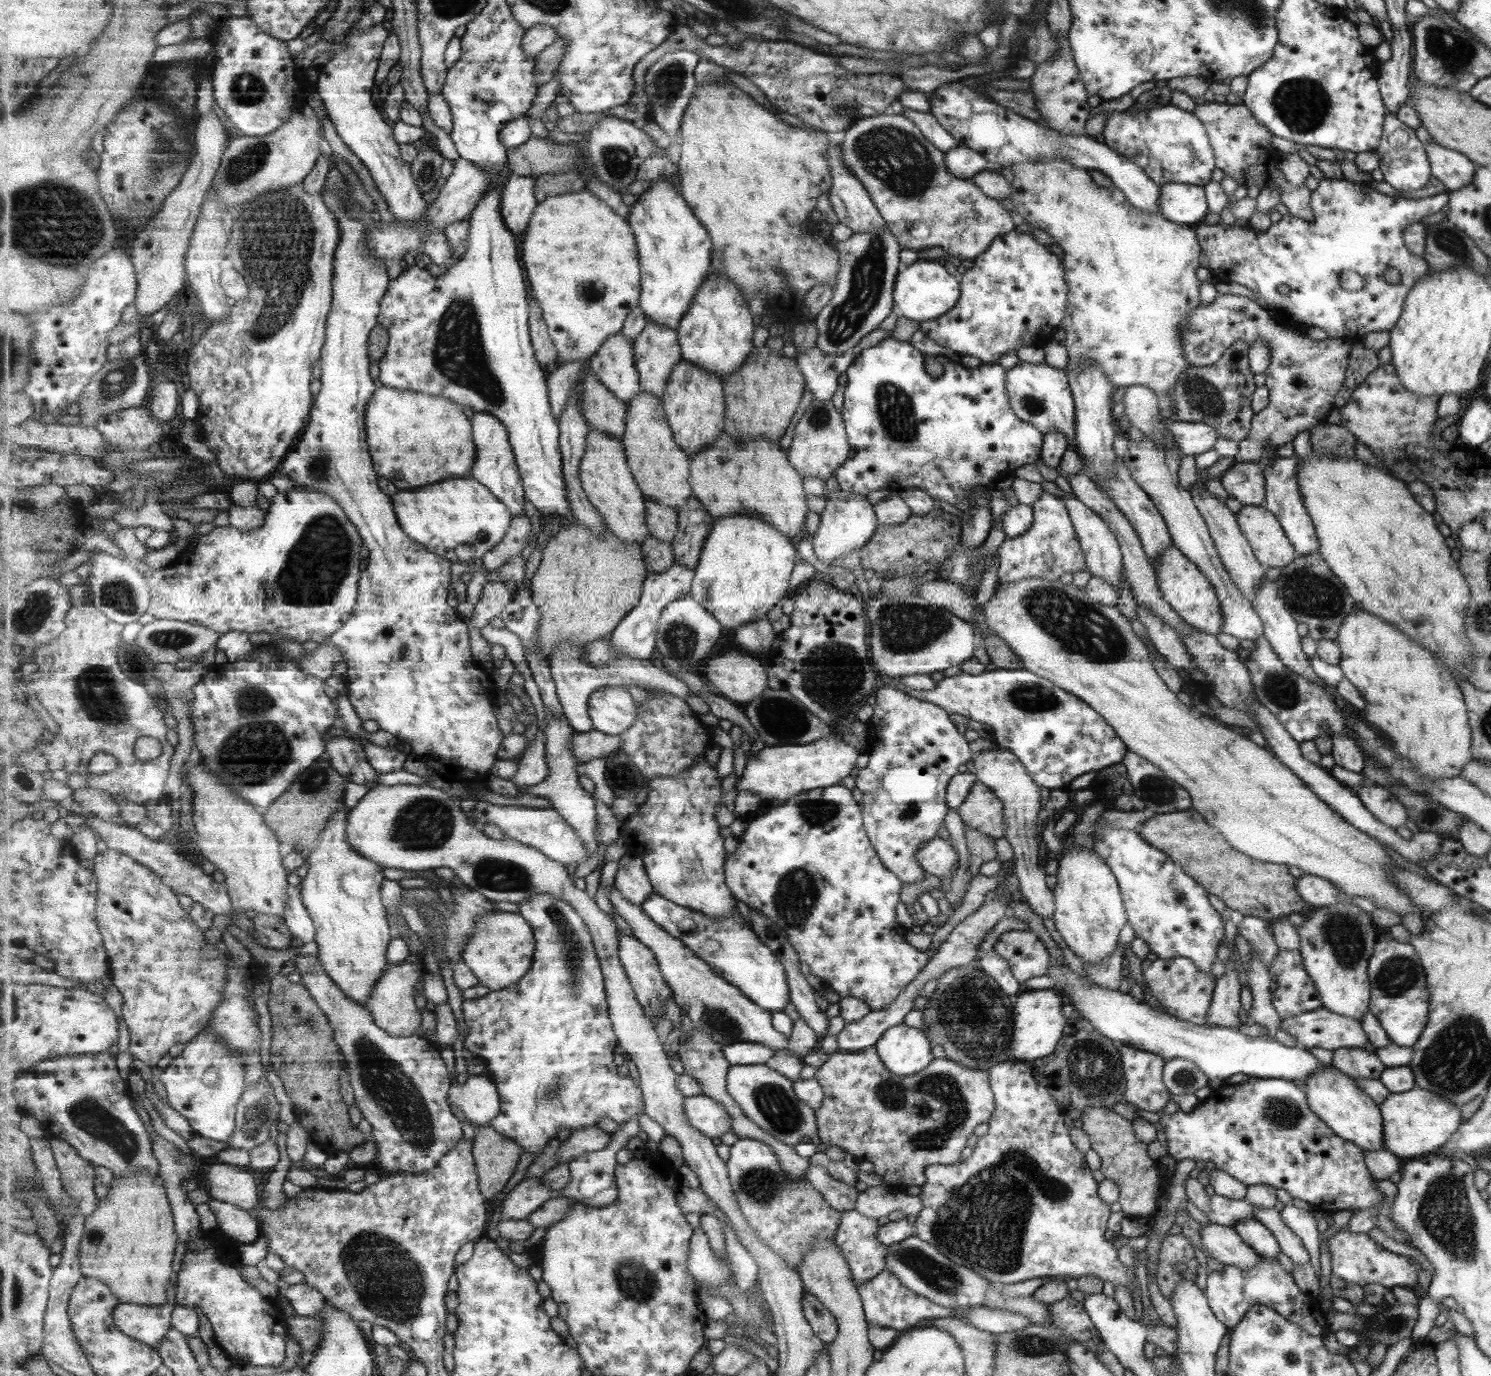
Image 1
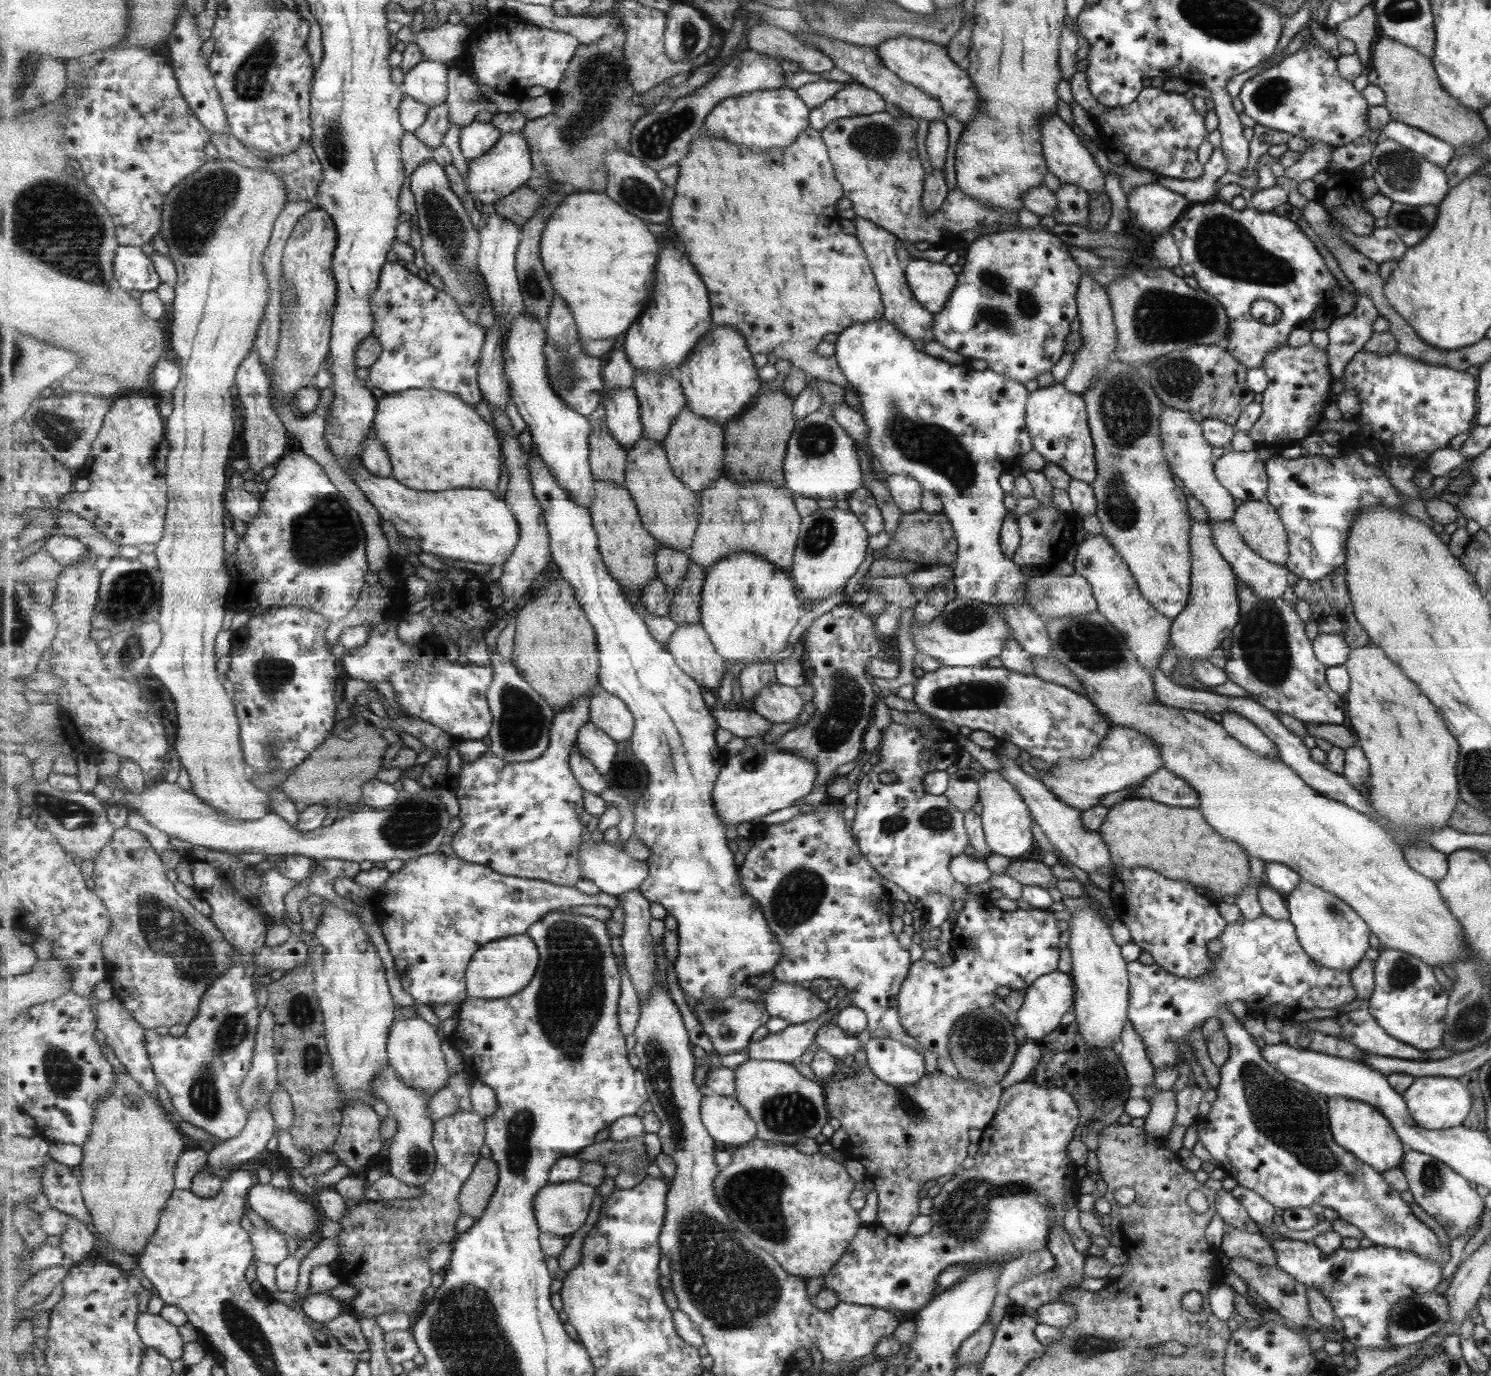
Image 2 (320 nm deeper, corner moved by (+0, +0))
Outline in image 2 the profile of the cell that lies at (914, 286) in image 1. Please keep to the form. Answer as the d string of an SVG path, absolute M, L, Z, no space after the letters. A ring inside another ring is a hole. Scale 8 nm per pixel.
M921 258L908 260L903 268L906 283L918 304L933 316L942 312L957 286L951 268L945 262L927 262Z

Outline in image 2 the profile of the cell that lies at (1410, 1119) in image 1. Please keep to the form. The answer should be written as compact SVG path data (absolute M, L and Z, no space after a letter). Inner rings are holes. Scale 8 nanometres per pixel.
M1414 1077L1414 1082L1401 1095L1406 1101L1406 1107L1409 1109L1414 1123L1424 1129L1457 1127L1462 1124L1471 1108L1471 1096L1466 1085L1463 1085L1455 1077Z

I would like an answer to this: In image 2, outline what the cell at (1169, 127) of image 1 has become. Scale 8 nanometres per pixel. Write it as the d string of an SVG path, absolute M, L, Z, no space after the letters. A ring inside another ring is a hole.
M1077 71L1069 82L1071 96L1093 118L1100 138L1109 150L1123 152L1127 165L1171 180L1195 180L1201 166L1195 160L1197 146L1205 140L1203 116L1185 100L1181 93L1163 91L1151 85L1143 87L1137 98L1127 106L1109 108L1099 104L1090 92L1085 71Z

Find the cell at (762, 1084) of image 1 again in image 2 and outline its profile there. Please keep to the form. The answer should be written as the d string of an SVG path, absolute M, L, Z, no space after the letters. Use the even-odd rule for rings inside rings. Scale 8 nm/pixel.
M749 1059L736 1068L736 1096L758 1124L757 1138L795 1146L803 1138L814 1138L827 1122L826 1100L819 1081L809 1080L793 1064Z

